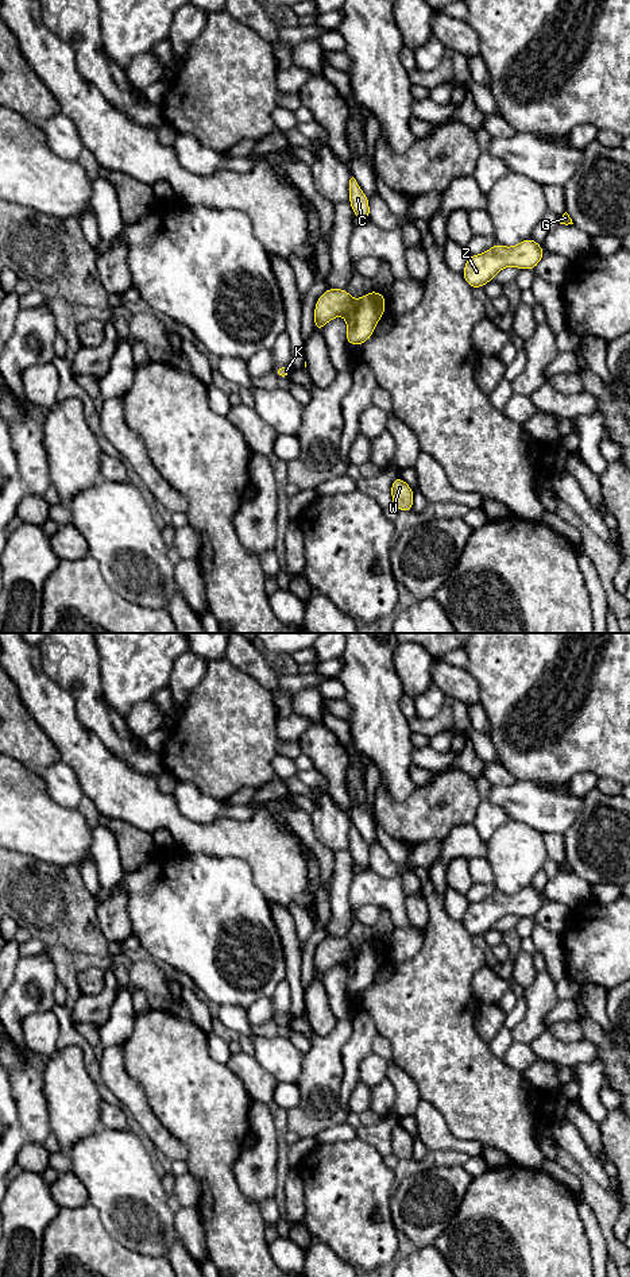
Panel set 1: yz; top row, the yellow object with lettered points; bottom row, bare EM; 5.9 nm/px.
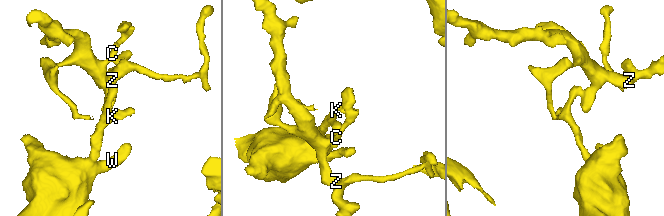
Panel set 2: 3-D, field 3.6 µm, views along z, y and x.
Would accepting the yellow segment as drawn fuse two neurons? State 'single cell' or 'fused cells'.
fused cells

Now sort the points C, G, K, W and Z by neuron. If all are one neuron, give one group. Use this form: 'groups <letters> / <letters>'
groups C G Z / K W

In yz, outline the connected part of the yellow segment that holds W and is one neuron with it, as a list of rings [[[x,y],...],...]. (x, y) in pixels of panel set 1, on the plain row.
[[[395,1124],[391,1131],[393,1153],[399,1160],[413,1158],[414,1138],[399,1124]]]

